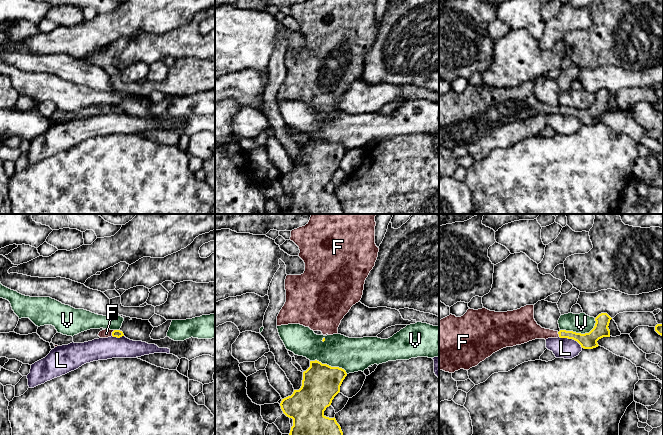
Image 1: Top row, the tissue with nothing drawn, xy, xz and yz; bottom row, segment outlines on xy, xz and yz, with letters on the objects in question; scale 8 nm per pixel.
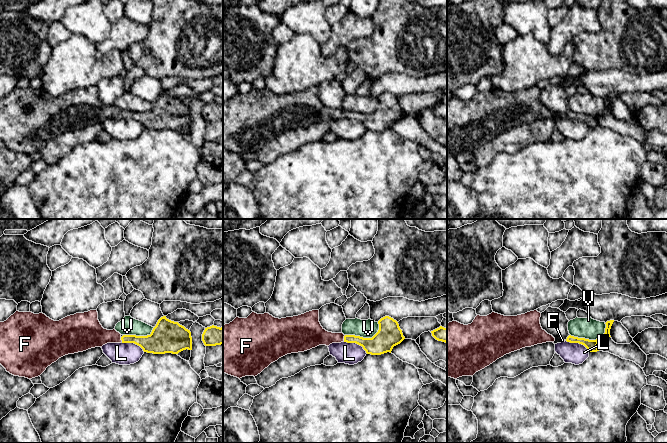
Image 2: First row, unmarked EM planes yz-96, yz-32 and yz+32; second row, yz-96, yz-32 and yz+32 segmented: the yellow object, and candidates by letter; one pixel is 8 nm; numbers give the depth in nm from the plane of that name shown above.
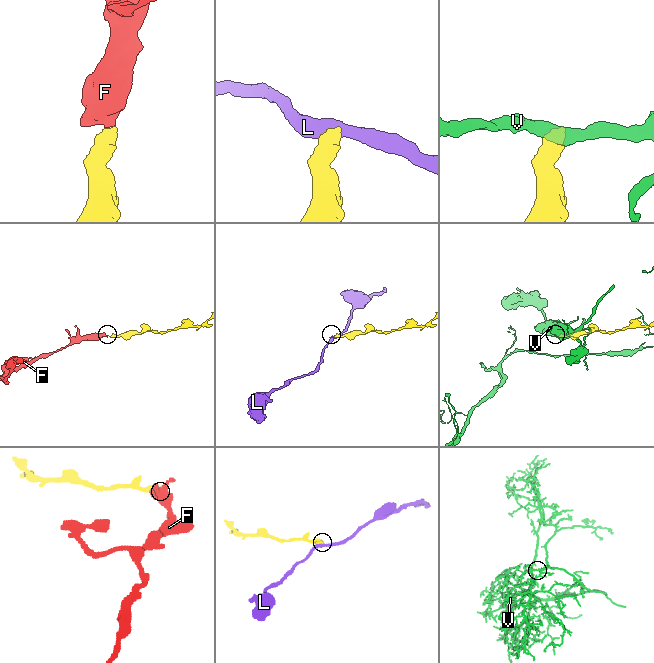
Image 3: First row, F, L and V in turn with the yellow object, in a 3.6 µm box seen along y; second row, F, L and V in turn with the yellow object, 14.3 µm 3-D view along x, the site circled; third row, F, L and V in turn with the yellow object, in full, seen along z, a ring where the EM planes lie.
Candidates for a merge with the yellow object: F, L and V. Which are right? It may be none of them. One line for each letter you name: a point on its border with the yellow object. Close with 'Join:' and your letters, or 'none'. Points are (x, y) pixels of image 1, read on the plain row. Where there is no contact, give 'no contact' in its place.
F: contact xy (112, 109)
Join: F

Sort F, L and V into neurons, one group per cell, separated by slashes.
F / L / V

